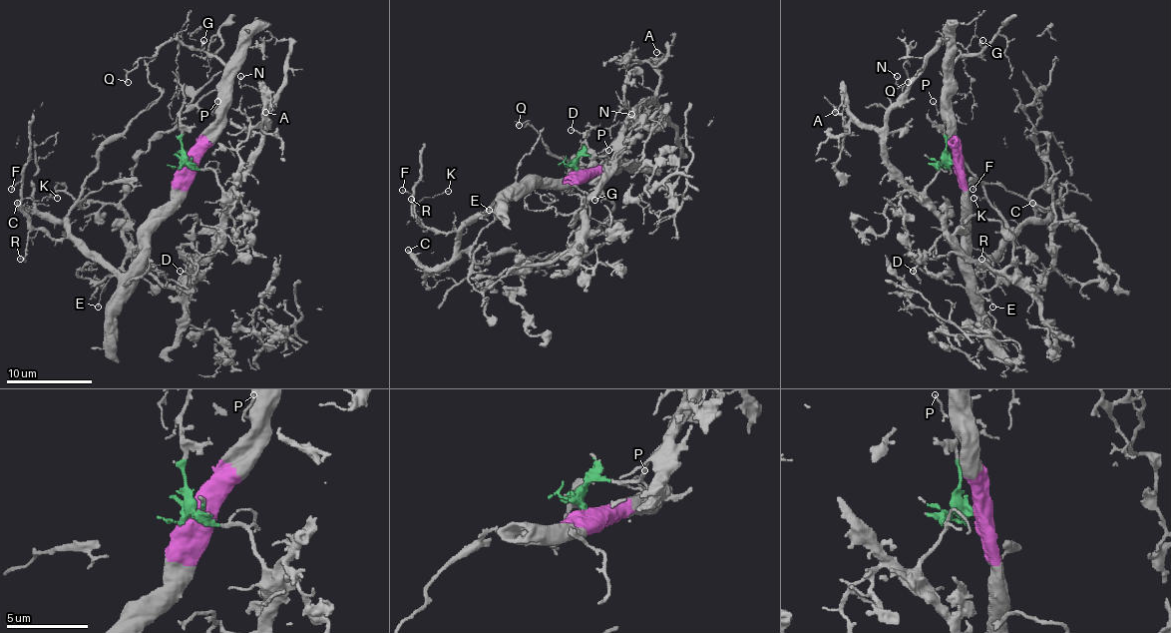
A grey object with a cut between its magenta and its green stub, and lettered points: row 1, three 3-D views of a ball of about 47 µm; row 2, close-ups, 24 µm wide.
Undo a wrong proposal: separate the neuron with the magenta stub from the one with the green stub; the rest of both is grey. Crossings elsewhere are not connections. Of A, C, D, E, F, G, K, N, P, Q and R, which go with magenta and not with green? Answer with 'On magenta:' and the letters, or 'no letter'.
On magenta: C, E, F, G, K, P, Q, R

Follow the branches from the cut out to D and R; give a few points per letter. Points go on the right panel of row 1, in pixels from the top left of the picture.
D: (955, 162), (945, 162), (925, 192), (925, 202), (942, 224), (953, 252), (927, 258), (917, 275), (912, 271)
R: (955, 162), (962, 192), (962, 264), (975, 273), (1014, 234), (1006, 232), (999, 260), (980, 258)

